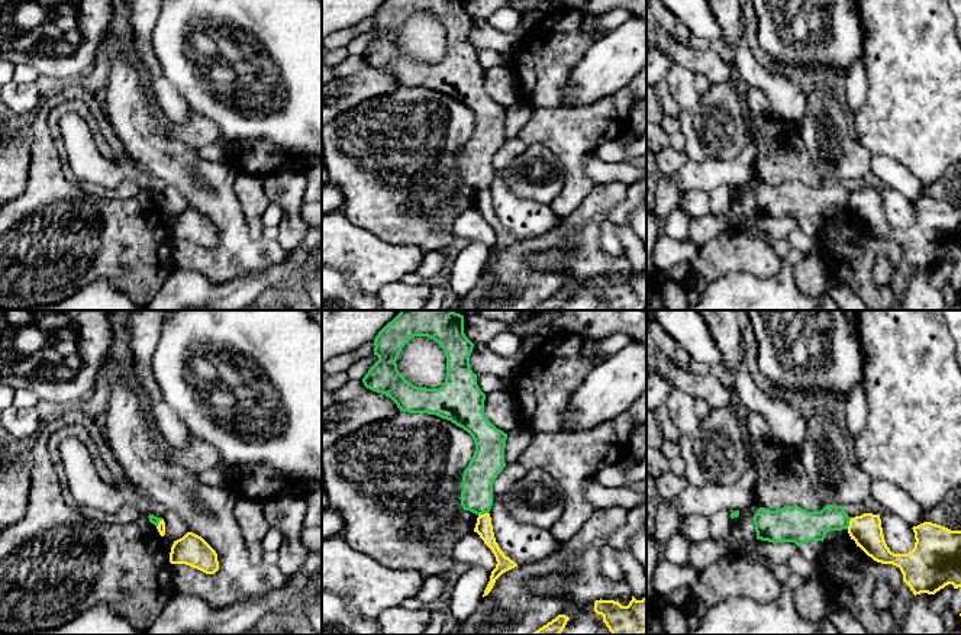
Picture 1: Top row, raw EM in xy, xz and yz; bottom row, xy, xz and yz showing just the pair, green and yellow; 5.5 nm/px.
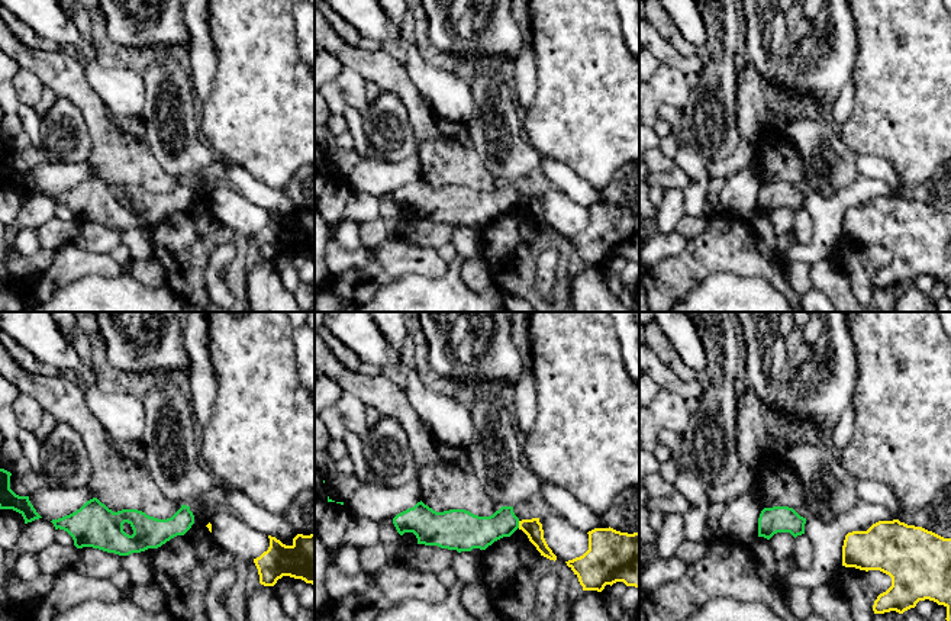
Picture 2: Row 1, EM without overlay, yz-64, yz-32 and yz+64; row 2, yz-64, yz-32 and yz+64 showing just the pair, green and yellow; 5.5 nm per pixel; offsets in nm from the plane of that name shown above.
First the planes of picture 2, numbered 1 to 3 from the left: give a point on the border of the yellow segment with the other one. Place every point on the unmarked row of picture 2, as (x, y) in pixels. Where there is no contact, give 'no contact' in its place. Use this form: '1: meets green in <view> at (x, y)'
1: no contact
2: meets green in yz-32 at (518, 199)
3: no contact

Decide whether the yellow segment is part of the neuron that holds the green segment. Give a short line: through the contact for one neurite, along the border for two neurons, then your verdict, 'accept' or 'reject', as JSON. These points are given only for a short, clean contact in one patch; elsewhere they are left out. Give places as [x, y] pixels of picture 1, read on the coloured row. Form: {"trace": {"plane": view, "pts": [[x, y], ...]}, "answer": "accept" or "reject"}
{"trace": {"plane": "yz", "pts": [[851, 518], [847, 528]]}, "answer": "reject"}

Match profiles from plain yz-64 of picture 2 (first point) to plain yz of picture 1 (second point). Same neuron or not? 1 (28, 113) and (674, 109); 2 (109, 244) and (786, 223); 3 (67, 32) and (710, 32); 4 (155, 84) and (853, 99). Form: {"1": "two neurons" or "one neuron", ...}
{"1": "two neurons", "2": "one neuron", "3": "one neuron", "4": "two neurons"}

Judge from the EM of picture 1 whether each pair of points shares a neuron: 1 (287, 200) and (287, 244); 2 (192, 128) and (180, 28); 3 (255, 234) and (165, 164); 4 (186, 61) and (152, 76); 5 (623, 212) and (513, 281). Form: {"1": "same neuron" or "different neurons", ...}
{"1": "same neuron", "2": "different neurons", "3": "different neurons", "4": "different neurons", "5": "different neurons"}

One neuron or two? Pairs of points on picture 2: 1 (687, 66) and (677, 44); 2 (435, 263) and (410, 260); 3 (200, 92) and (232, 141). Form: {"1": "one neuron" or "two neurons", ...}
{"1": "two neurons", "2": "one neuron", "3": "two neurons"}

